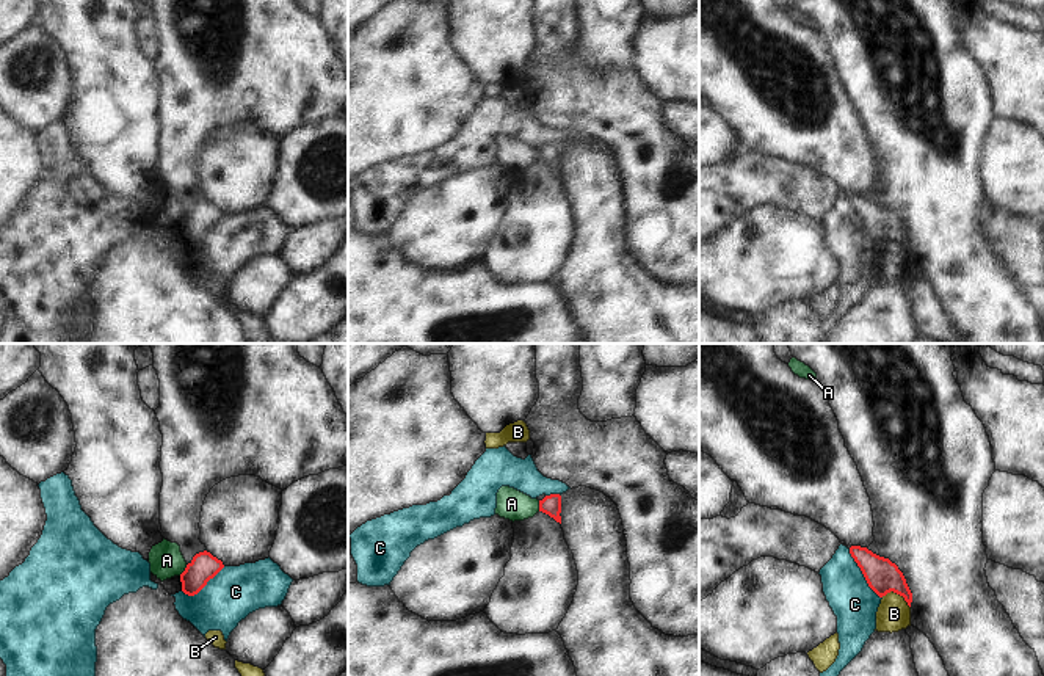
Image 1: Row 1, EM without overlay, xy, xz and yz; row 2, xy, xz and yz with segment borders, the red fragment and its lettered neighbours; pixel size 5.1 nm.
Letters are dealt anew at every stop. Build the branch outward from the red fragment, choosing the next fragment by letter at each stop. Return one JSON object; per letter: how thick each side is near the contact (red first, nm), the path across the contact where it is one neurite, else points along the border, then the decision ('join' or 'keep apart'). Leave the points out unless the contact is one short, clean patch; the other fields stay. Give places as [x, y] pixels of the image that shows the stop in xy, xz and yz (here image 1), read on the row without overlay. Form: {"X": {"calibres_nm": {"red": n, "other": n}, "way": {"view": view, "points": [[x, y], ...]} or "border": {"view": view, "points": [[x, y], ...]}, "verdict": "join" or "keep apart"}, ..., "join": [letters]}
{"A": {"calibres_nm": {"red": 140, "other": 170}, "border": {"view": "xy", "points": [[187, 214], [179, 223]]}, "verdict": "keep apart"}, "B": {"calibres_nm": {"red": 170, "other": 170}, "border": {"view": "yz", "points": [[881, 245], [895, 240], [909, 256]]}, "verdict": "keep apart"}, "C": {"calibres_nm": {"red": 170, "other": 240}, "verdict": "keep apart"}, "join": []}

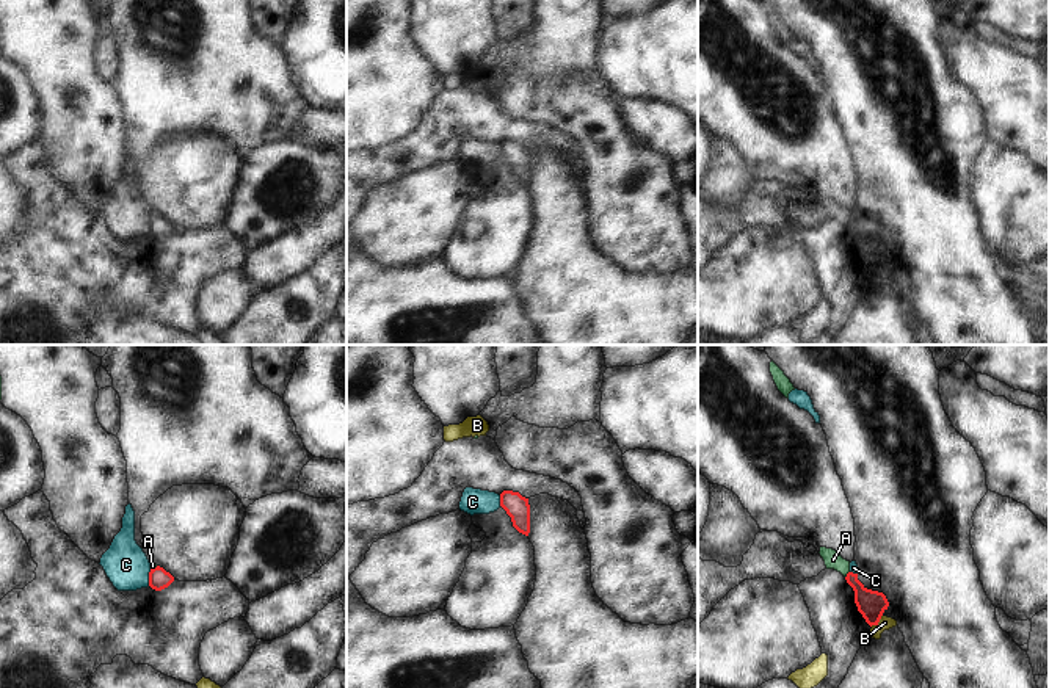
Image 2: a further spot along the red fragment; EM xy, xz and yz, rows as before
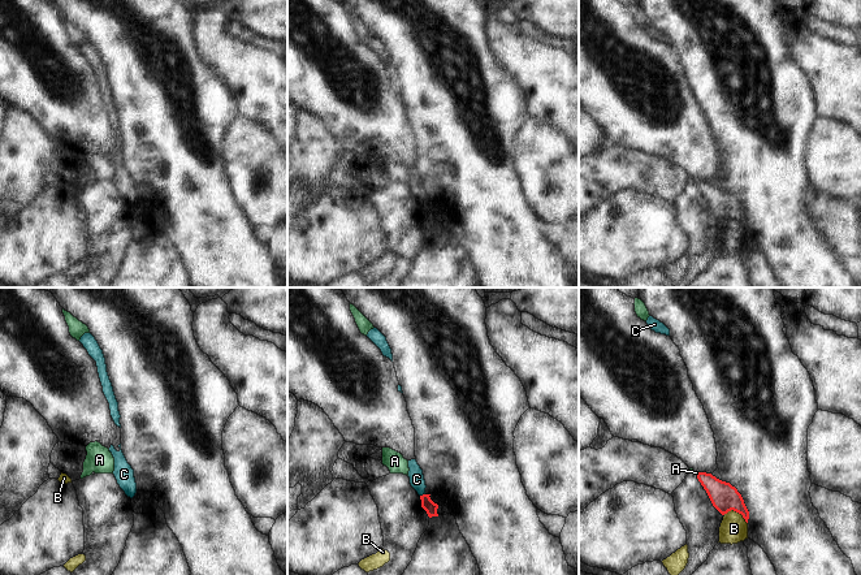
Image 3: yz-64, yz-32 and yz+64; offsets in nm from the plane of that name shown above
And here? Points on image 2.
{"A": {"calibres_nm": {"red": 140, "other": 90}, "way": {"view": "yz", "points": [[871, 253], [847, 223], [833, 209]]}, "verdict": "join"}, "B": {"calibres_nm": {"red": 140, "other": 70}, "border": {"view": "yz", "points": [[882, 264], [871, 275]]}, "verdict": "keep apart"}, "C": {"calibres_nm": {"red": 110, "other": 220}, "border": {"view": "xy", "points": [[151, 218], [148, 234]]}, "verdict": "keep apart"}, "join": ["A"]}

